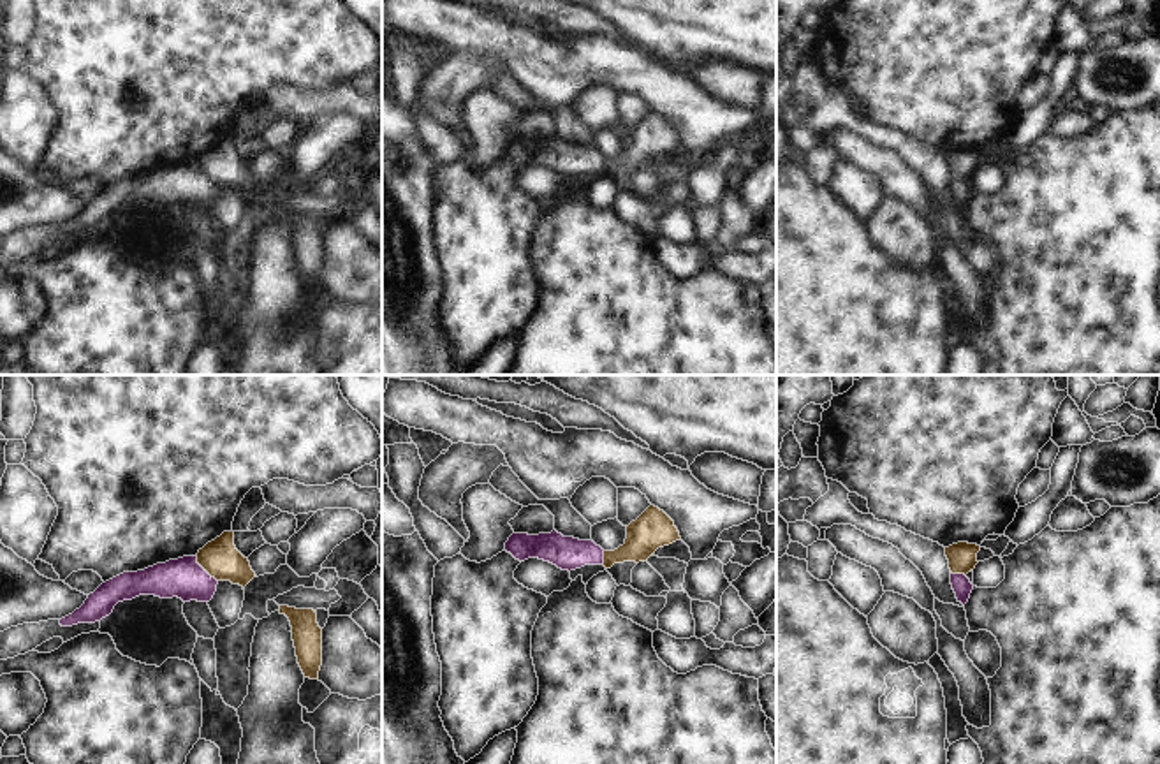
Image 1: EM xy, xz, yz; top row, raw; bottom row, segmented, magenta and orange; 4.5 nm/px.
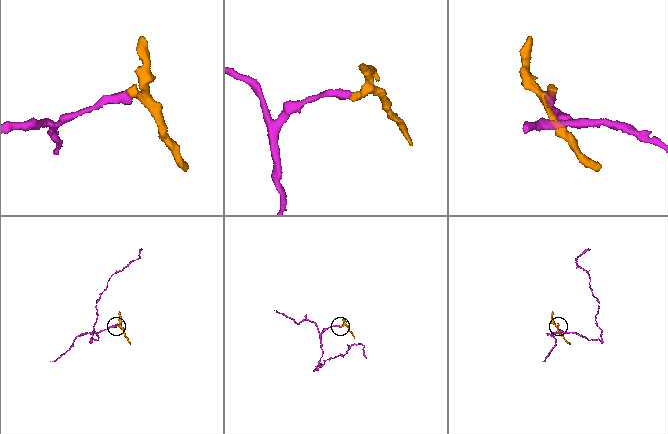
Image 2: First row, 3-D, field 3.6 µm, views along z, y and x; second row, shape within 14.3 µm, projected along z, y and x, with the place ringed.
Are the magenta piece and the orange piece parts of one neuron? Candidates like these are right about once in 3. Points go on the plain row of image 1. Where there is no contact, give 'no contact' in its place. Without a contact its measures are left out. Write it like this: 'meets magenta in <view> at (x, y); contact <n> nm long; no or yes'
meets magenta in xy at (203, 175); contact 160 nm long; no

